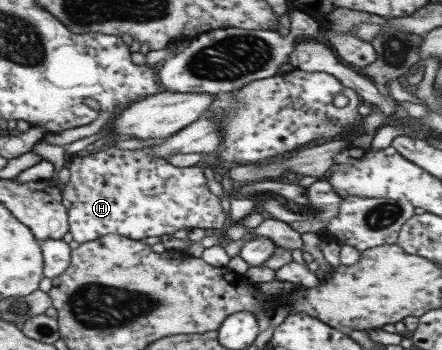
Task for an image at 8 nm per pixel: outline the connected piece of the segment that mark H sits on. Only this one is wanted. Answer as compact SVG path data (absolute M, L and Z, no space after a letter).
M108 145L95 155L75 158L69 167L69 175L69 183L64 185L62 198L67 206L69 233L80 244L111 233L139 241L148 237L173 236L182 230L211 229L221 232L229 222L220 198L209 191L208 179L201 168L174 167L165 159L151 158L146 149L129 150Z

